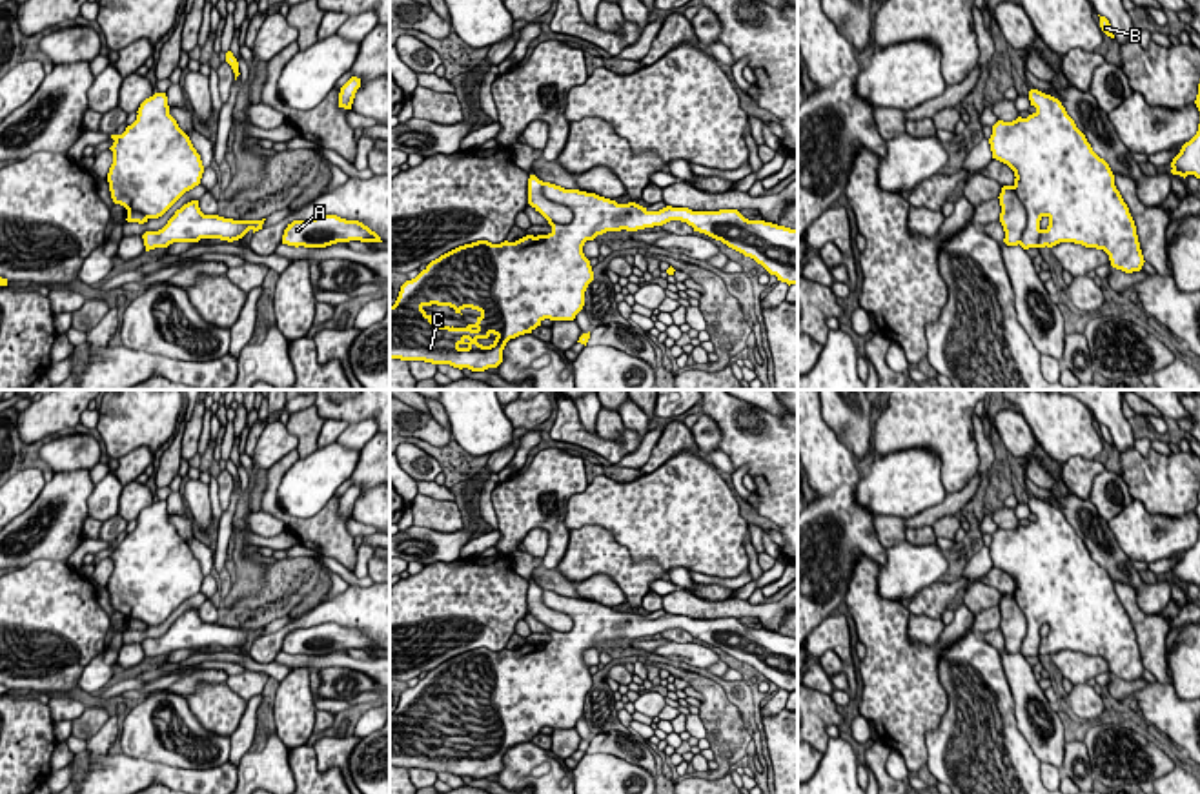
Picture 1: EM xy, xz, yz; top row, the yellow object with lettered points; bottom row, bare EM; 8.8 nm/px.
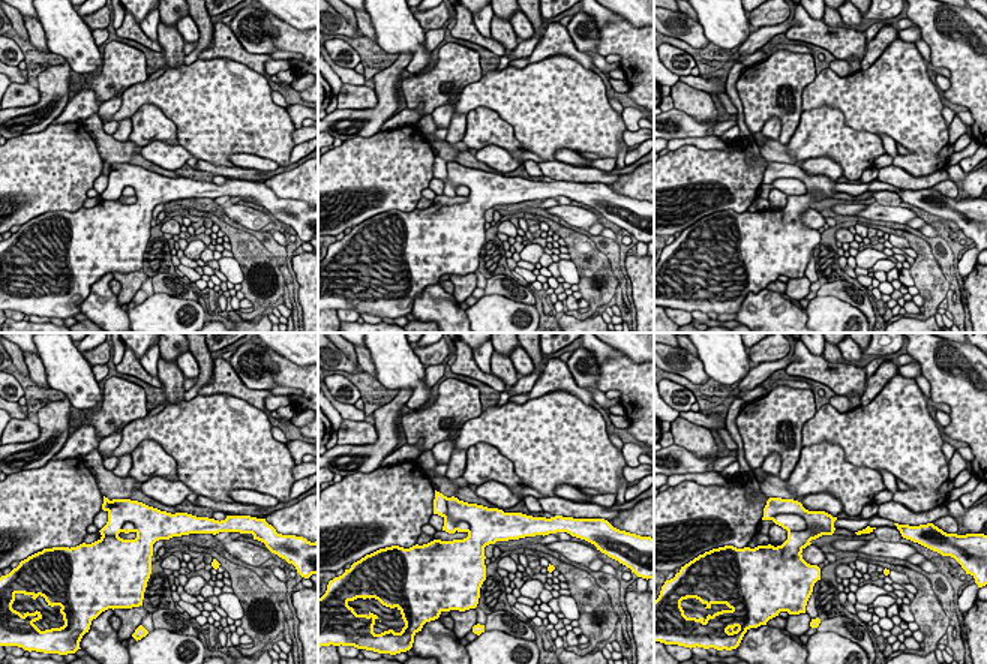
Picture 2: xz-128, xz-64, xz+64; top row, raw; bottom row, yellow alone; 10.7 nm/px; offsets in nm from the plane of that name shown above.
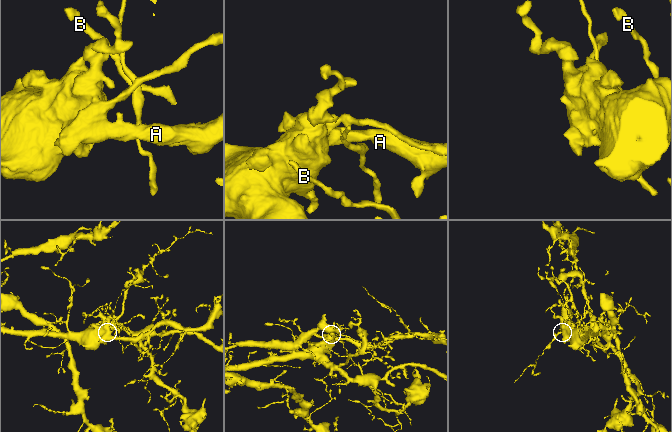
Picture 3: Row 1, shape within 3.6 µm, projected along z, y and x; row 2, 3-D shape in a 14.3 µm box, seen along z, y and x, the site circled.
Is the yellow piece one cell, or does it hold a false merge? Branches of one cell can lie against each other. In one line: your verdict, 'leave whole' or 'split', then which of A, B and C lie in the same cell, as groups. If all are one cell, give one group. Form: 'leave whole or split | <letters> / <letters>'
leave whole | A B C

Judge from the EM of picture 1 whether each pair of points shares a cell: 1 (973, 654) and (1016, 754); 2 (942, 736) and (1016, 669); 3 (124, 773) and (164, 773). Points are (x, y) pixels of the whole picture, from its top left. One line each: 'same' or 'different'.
1: same
2: different
3: same

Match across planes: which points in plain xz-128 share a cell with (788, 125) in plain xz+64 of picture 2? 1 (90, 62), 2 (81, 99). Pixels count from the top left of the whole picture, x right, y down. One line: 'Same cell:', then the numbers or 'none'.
Same cell: none

